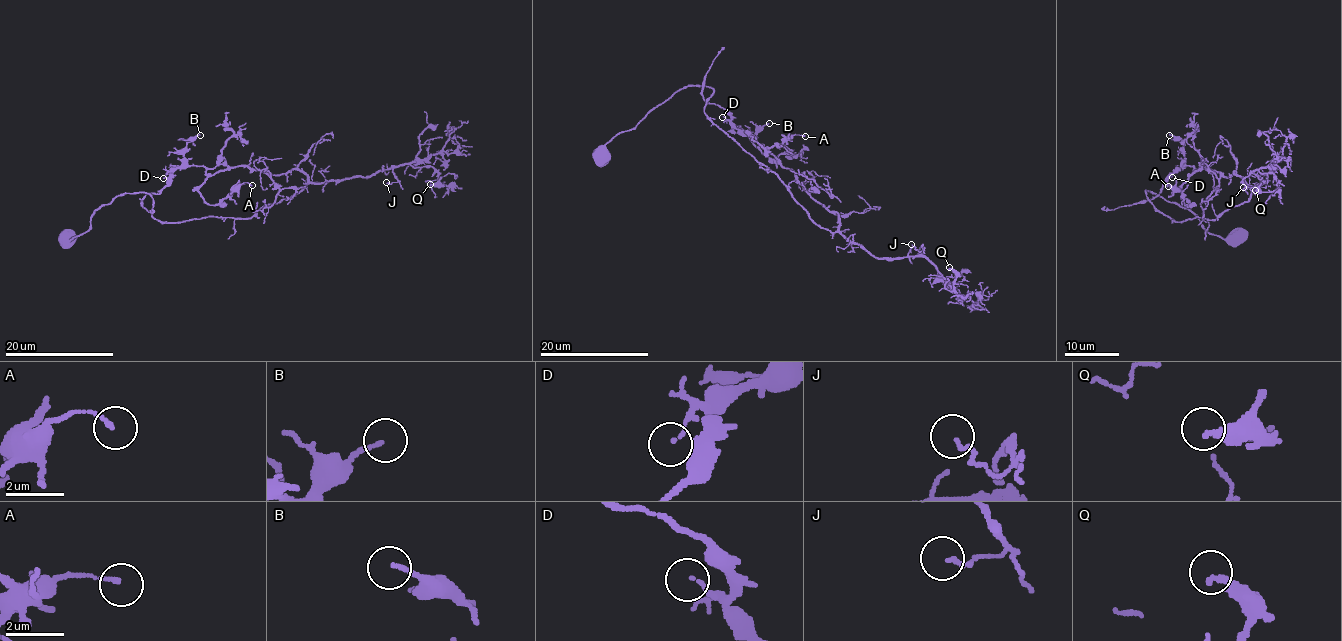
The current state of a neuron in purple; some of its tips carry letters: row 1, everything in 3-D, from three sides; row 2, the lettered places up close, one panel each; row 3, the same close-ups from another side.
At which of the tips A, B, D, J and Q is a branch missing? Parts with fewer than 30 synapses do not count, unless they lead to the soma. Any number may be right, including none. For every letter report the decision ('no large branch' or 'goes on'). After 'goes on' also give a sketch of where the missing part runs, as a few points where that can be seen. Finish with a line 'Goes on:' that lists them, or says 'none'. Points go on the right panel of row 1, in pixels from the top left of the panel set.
A: no large branch
B: no large branch
D: no large branch
J: no large branch
Q: no large branch
Goes on: none

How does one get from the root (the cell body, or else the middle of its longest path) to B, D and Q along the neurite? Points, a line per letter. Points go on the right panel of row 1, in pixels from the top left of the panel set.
B: (1239, 237), (1148, 200), (1184, 221), (1250, 196), (1235, 172), (1185, 166), (1169, 135)
D: (1239, 237), (1144, 191), (1174, 221), (1215, 220), (1250, 196), (1240, 176), (1201, 165), (1172, 177)
Q: (1239, 237), (1144, 191), (1184, 221), (1215, 220), (1265, 183), (1253, 171), (1273, 173), (1277, 188), (1255, 190)

